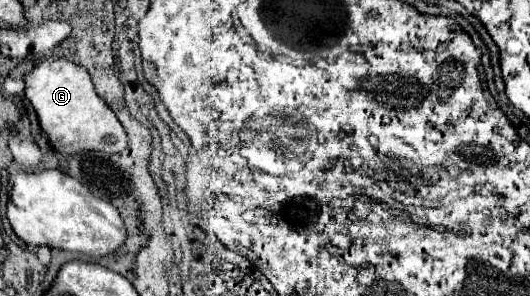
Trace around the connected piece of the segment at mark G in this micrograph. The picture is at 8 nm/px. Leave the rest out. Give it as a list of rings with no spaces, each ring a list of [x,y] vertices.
[[[49,57],[25,75],[25,97],[37,111],[41,129],[59,153],[119,153],[127,147],[127,133],[109,105],[99,99],[89,73],[65,57]]]

